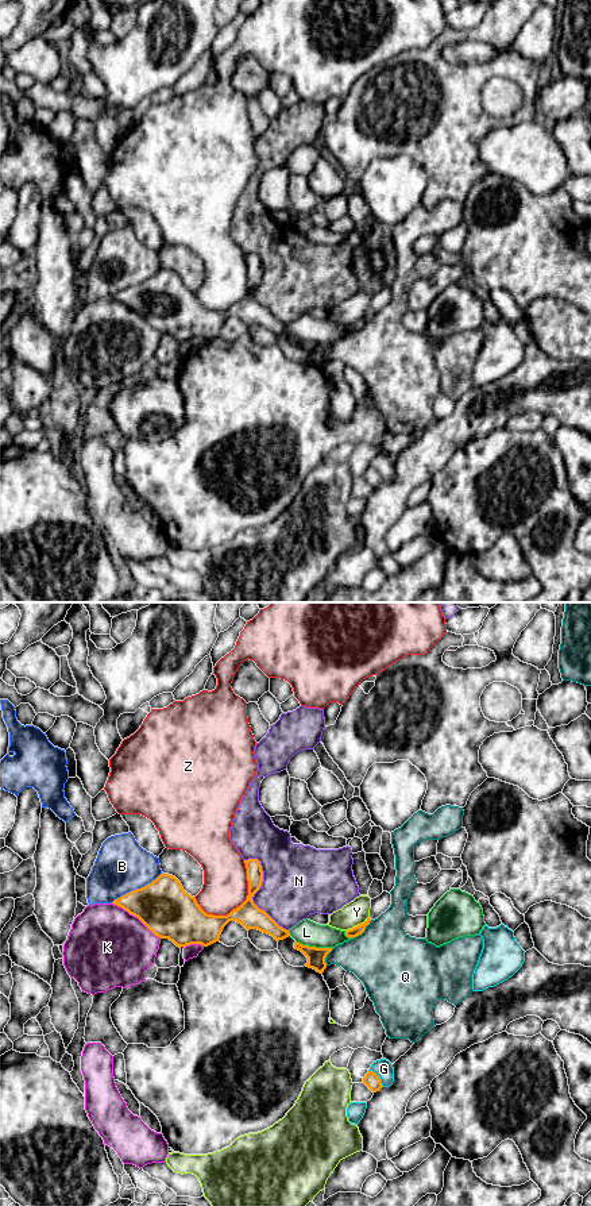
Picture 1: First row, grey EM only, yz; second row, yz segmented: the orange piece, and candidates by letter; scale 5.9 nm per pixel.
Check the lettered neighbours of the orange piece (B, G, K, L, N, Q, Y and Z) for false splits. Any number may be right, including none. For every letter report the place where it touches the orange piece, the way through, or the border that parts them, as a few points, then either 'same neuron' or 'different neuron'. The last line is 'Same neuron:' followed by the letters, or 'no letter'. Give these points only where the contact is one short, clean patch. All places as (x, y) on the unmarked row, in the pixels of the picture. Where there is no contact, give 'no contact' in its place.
B: yz (136, 284) | different neuron
G: yz (378, 472) | different neuron
K: yz (136, 311) | different neuron
L: yz (313, 342) | different neuron
N: yz (257, 285) | different neuron
Q: yz (363, 326) | different neuron
Y: yz (358, 320) | different neuron
Z: yz (246, 295) | different neuron
Same neuron: no letter

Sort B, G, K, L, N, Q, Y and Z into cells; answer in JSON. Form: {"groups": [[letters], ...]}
{"groups": [["B"], ["G"], ["K"], ["L"], ["N"], ["Q"], ["Y"], ["Z"]]}

